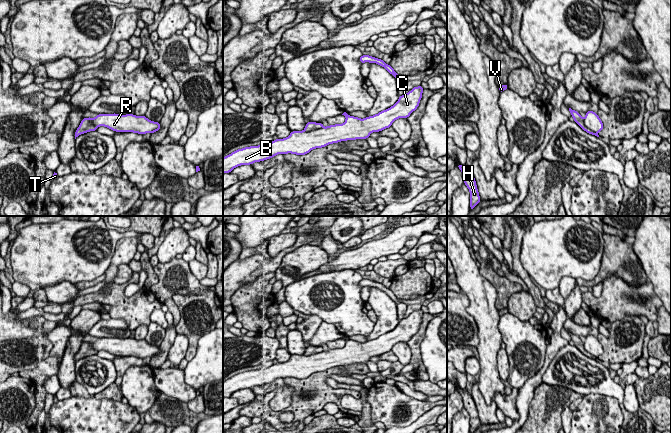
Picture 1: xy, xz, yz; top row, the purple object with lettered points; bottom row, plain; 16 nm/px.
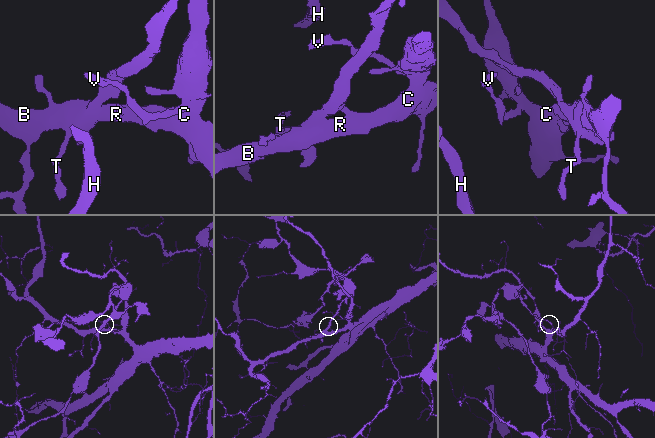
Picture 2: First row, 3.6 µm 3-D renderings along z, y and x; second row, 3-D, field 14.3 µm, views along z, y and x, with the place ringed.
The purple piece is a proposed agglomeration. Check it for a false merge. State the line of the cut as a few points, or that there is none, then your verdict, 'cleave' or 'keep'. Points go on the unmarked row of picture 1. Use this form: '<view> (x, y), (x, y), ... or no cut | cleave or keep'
xz (322, 350), (304, 355) | cleave

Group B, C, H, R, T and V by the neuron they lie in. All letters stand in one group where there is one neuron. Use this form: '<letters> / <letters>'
B C R T V / H

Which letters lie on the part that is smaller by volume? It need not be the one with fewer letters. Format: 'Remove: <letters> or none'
Remove: H

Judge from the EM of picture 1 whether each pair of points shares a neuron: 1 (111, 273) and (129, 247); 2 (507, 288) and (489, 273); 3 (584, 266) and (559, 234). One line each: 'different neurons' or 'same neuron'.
1: same neuron
2: same neuron
3: same neuron

